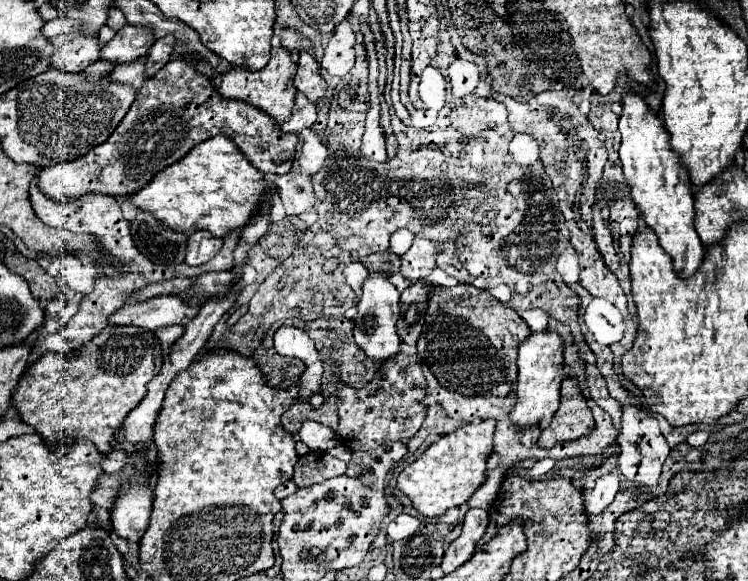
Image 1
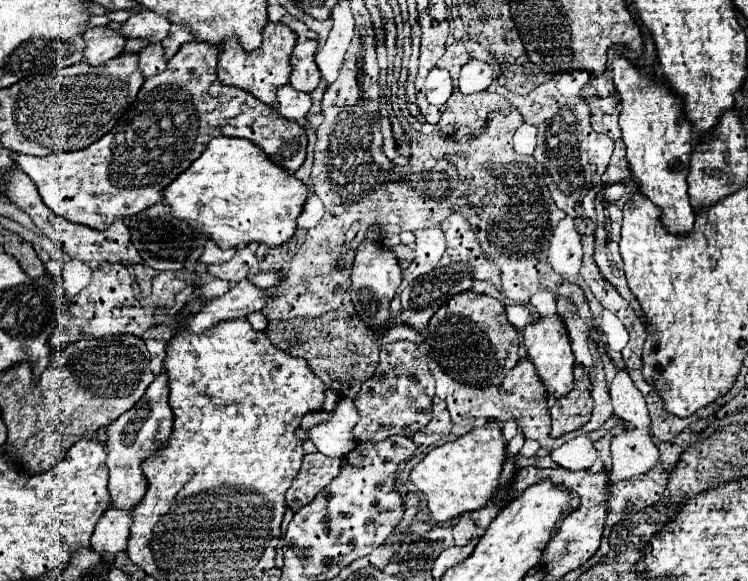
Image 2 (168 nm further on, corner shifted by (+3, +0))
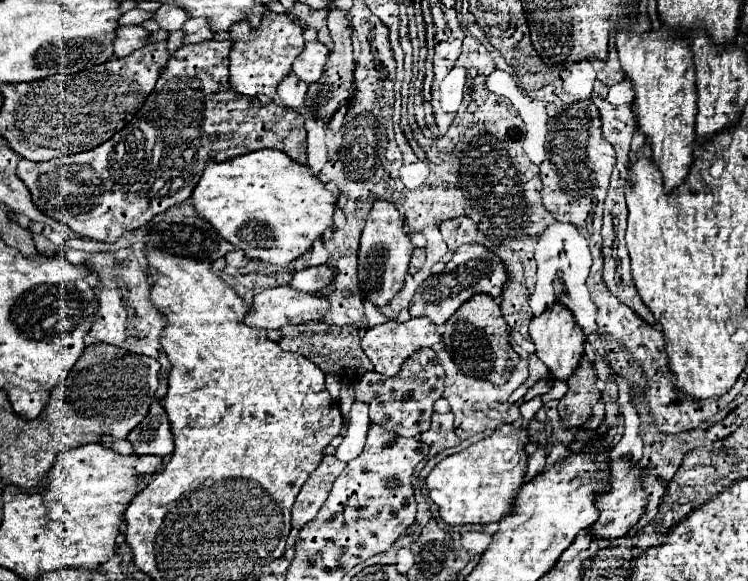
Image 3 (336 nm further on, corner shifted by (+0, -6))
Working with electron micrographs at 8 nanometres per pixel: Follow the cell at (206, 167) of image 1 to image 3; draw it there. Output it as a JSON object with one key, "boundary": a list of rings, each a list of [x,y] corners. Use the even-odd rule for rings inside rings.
{"boundary":[[[276,149],[250,151],[220,163],[208,161],[188,201],[194,205],[194,211],[200,219],[210,223],[222,239],[242,249],[248,259],[268,261],[278,267],[286,267],[292,259],[306,253],[314,239],[332,227],[332,213],[336,209],[334,195],[320,179],[312,177],[310,167],[294,163],[286,153]]]}

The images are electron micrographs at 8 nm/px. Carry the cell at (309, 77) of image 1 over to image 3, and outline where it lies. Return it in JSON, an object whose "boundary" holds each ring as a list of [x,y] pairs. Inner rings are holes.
{"boundary":[[[320,41],[306,43],[304,51],[292,63],[292,75],[296,75],[306,85],[316,83],[324,73],[324,63],[328,59],[328,47]]]}

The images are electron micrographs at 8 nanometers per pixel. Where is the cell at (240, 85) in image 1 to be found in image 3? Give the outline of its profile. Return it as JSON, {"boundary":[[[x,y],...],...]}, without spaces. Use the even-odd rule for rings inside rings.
{"boundary":[[[266,9],[262,27],[250,31],[248,23],[238,23],[230,29],[230,89],[258,99],[262,105],[274,101],[280,81],[290,73],[290,63],[304,49],[302,27],[286,13],[272,13]]]}

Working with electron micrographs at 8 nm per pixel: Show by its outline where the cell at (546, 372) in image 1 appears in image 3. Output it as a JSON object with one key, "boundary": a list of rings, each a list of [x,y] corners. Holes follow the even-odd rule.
{"boundary":[[[554,303],[540,317],[534,317],[530,321],[530,337],[536,345],[536,357],[550,369],[550,375],[558,381],[568,381],[584,355],[584,333],[582,327],[574,321],[570,309]]]}

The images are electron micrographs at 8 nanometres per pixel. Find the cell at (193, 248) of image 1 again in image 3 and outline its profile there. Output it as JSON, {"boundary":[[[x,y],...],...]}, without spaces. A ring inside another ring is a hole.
{"boundary":[[[240,249],[228,251],[228,253],[224,255],[224,259],[226,259],[226,267],[228,267],[228,269],[240,269],[240,267],[244,267],[244,265],[248,263],[246,257],[244,257],[244,251],[240,251]]]}

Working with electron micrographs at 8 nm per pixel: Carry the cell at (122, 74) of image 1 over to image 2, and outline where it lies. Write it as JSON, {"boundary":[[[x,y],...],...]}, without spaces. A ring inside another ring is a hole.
{"boundary":[[[161,43],[149,45],[139,53],[139,71],[145,77],[161,73],[165,69],[165,65],[167,65],[167,61],[163,57],[163,45]]]}

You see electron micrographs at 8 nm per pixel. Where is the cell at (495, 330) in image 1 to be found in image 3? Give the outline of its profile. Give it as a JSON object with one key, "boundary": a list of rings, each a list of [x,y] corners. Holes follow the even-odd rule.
{"boundary":[[[474,295],[462,303],[462,307],[442,325],[440,333],[444,349],[452,355],[456,367],[468,377],[504,385],[520,361],[520,355],[510,345],[510,327],[490,295]]]}

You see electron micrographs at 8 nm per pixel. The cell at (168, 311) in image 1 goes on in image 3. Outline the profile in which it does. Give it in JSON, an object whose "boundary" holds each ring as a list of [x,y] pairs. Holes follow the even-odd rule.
{"boundary":[[[274,287],[256,293],[246,313],[246,323],[260,329],[280,329],[288,323],[318,321],[328,303],[324,297],[294,291],[292,287]]]}

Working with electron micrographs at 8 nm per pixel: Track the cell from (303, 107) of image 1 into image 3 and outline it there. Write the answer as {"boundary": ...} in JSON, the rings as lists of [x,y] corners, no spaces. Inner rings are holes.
{"boundary":[[[288,75],[280,85],[278,85],[278,103],[286,109],[300,111],[306,103],[306,83],[300,79],[294,79],[294,75]]]}

